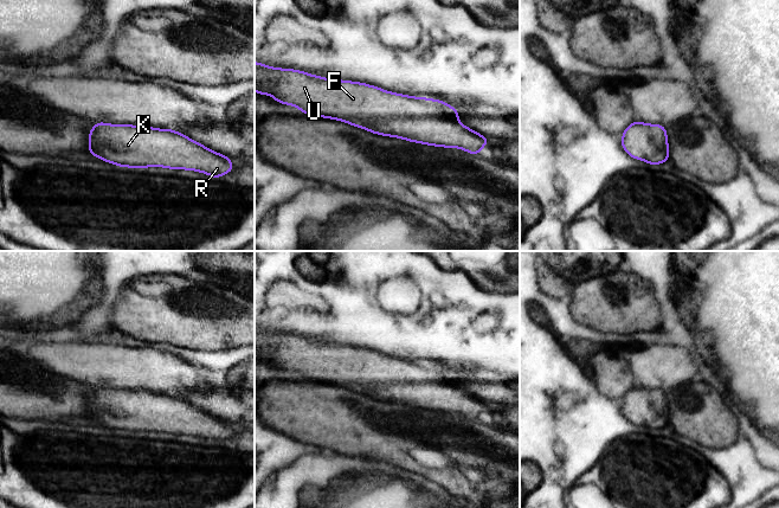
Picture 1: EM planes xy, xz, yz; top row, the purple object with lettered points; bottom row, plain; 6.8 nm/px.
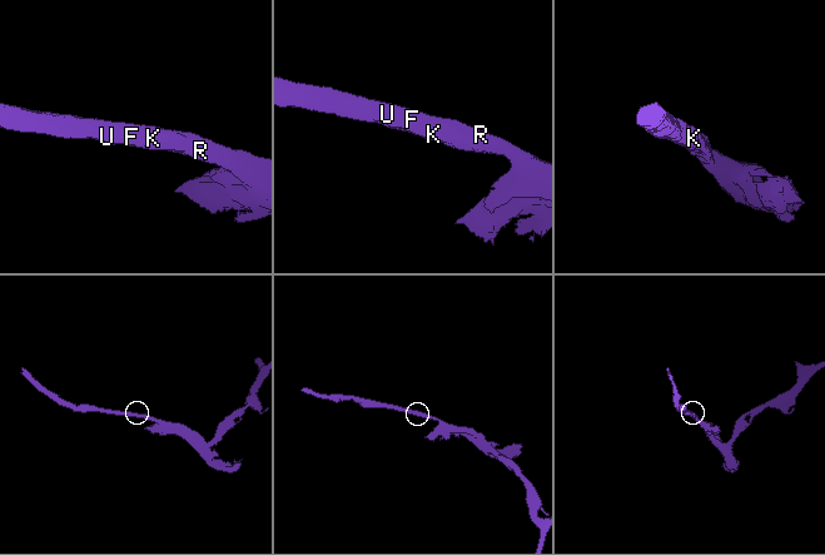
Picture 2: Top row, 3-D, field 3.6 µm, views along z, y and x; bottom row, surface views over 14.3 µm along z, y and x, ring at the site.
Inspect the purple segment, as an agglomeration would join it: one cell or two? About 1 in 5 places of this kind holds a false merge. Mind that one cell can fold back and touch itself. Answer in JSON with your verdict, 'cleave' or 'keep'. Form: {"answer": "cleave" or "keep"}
{"answer": "keep"}

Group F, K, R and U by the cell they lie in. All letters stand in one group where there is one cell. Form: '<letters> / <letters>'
F K R U

